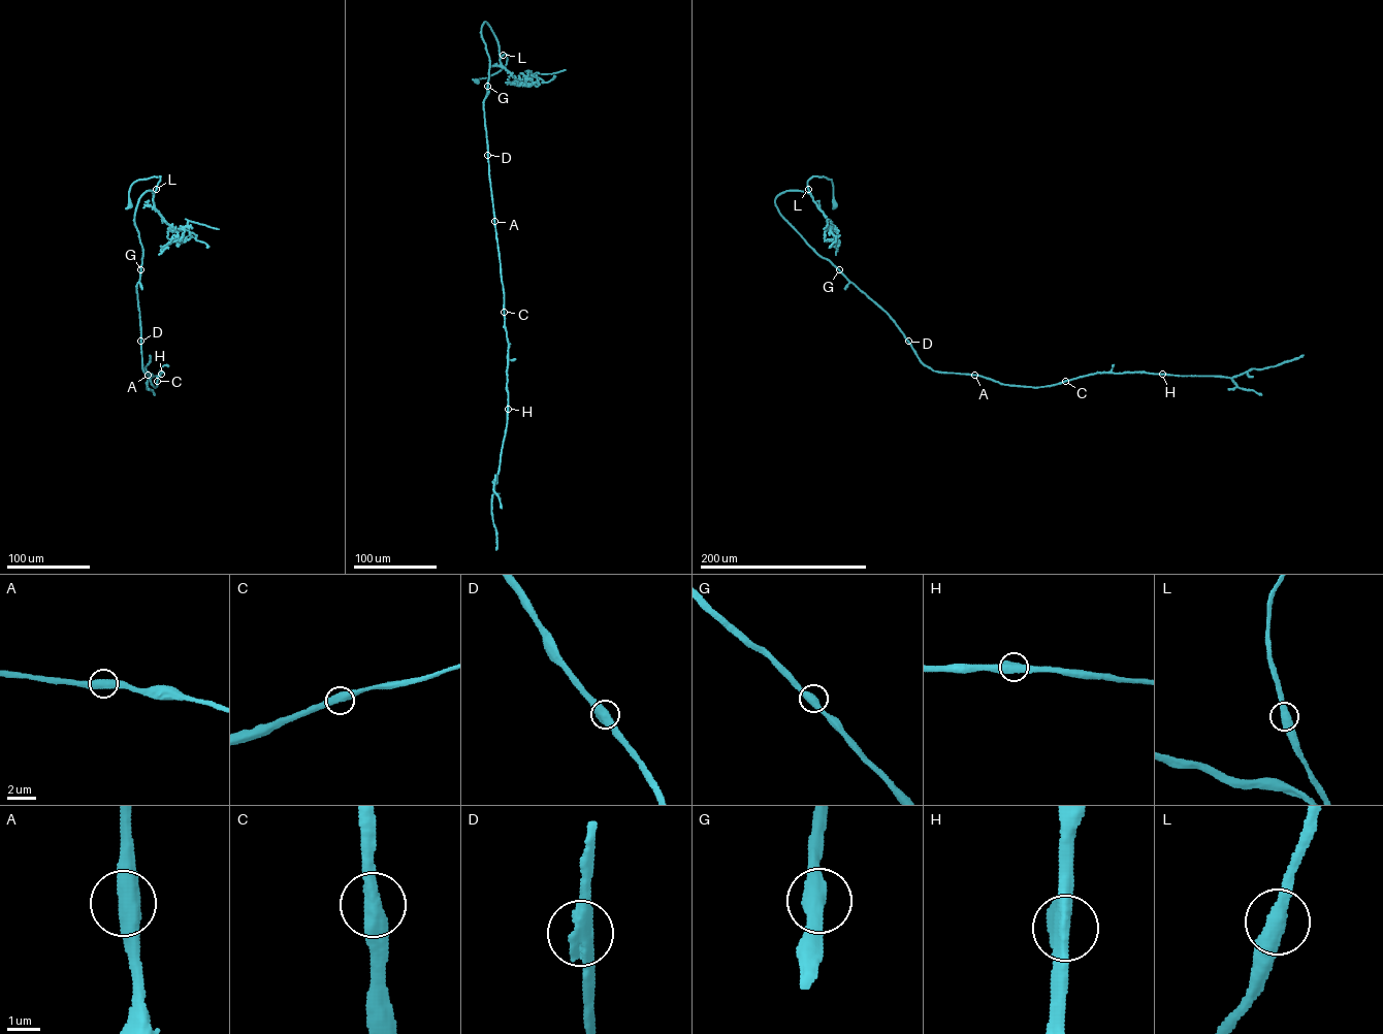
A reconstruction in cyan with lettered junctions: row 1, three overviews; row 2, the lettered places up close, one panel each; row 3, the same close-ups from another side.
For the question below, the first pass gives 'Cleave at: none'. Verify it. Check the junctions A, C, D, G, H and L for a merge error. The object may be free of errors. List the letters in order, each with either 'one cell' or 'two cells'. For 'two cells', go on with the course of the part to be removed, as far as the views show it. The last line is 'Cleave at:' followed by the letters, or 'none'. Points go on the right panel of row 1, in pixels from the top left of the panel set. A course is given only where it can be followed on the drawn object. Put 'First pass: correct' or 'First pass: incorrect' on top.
First pass: correct
A: one cell
C: one cell
D: one cell
G: one cell
H: one cell
L: one cell
Cleave at: none

